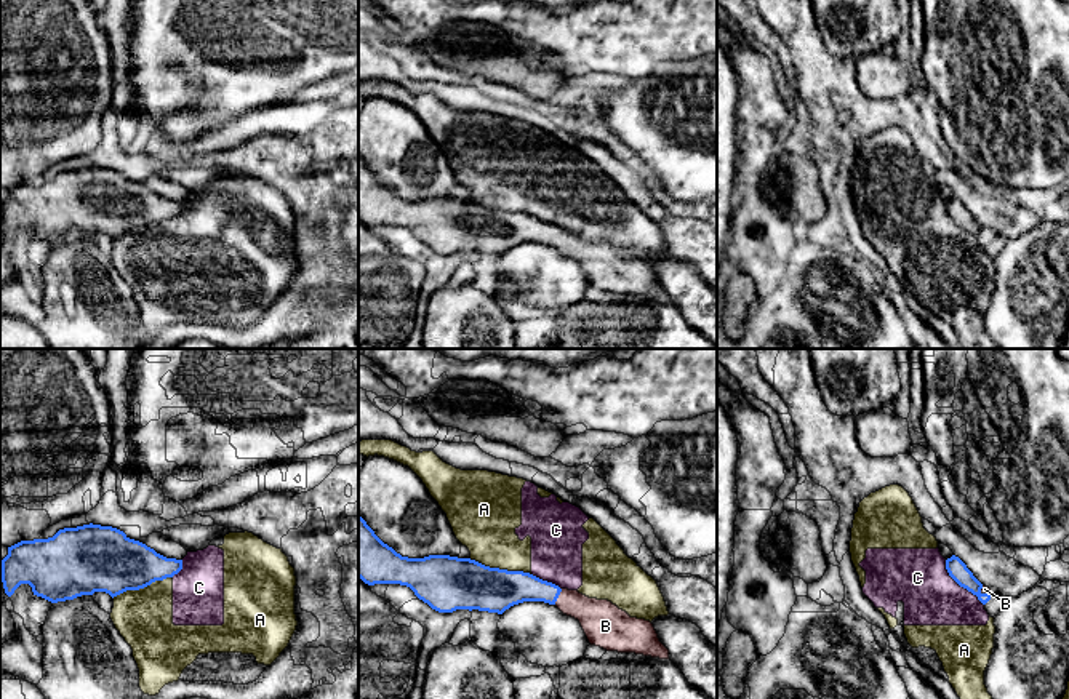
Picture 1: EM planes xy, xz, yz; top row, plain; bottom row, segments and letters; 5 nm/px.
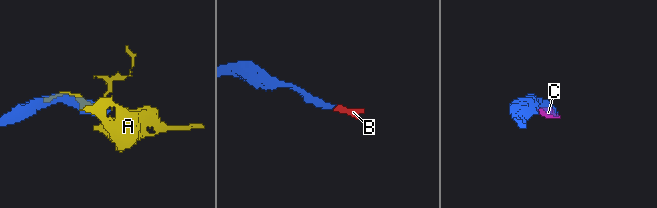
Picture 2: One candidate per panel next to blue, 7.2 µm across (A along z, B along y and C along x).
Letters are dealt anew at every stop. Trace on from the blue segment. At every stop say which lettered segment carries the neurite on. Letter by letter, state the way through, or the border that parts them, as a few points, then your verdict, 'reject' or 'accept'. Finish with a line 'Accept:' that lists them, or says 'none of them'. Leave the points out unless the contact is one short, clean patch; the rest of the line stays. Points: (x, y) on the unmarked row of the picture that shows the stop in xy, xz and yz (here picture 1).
A: along xz (469, 200), (490, 208), (522, 211), (530, 216) | reject
B: across xz (509, 229), (530, 229), (557, 239), (581, 248), (600, 261) | accept
C: along yz (944, 202), (946, 213), (983, 247) | reject
Accept: B

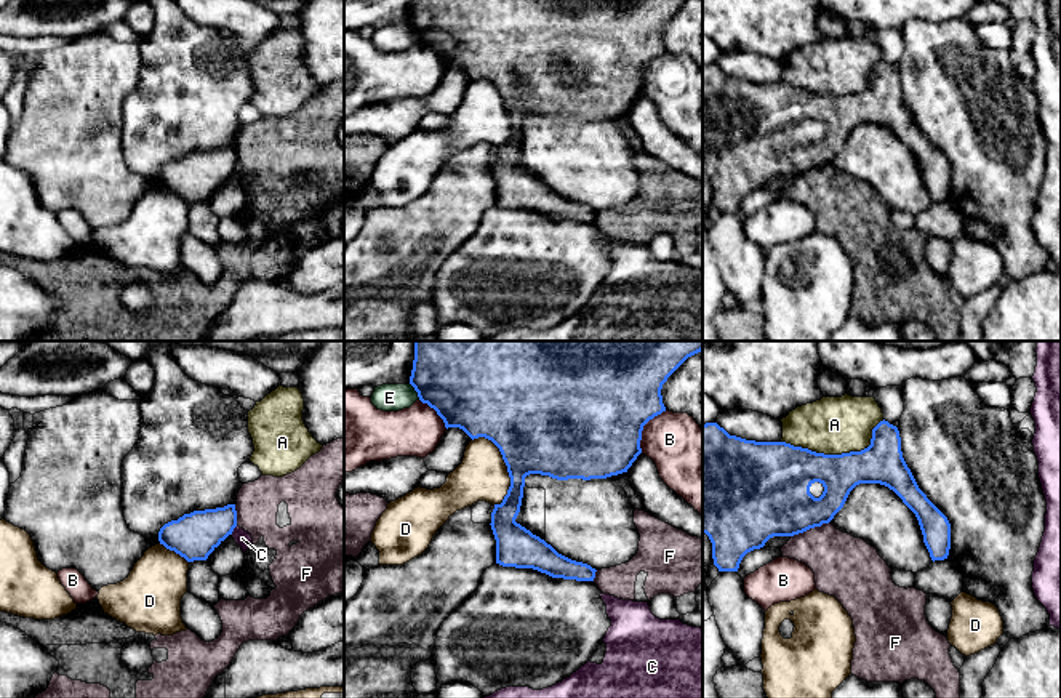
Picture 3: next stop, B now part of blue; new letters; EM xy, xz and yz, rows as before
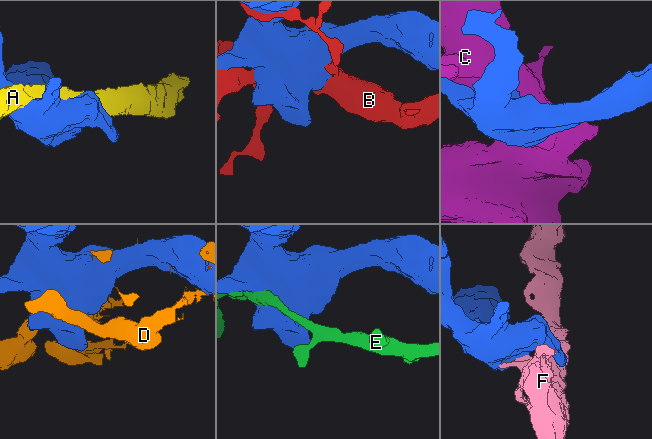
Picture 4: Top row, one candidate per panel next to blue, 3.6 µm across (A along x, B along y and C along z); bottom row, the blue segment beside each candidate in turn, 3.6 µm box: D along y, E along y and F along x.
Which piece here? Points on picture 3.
A: reject
B: reject
C: along xy (237, 167), (231, 175) | reject
D: reject
E: reject
F: reject
Accept: none of them

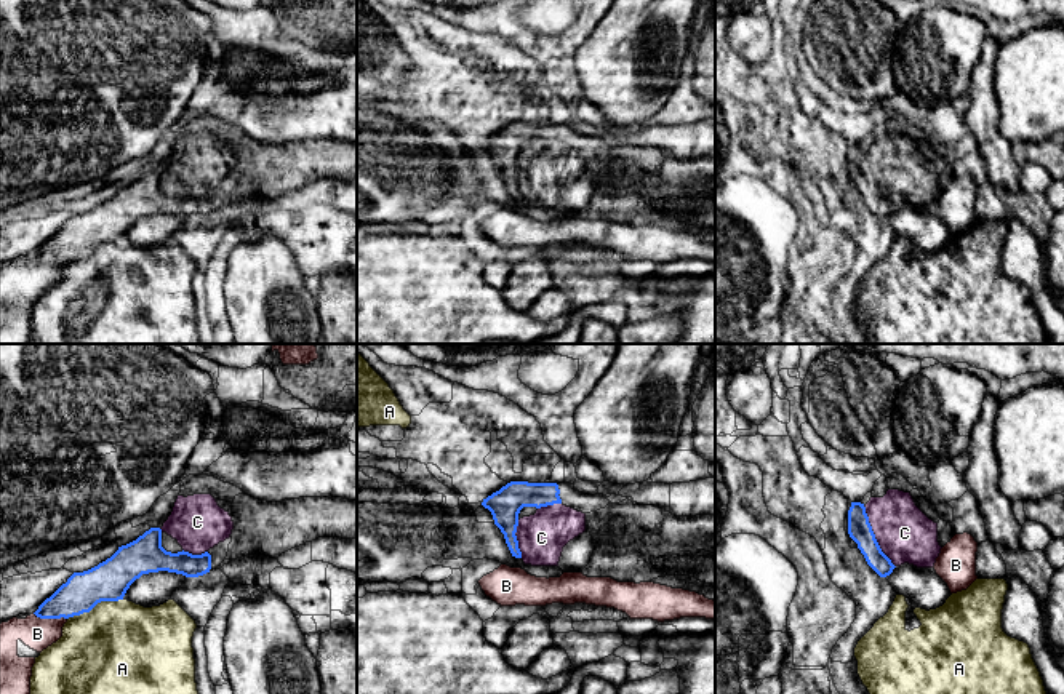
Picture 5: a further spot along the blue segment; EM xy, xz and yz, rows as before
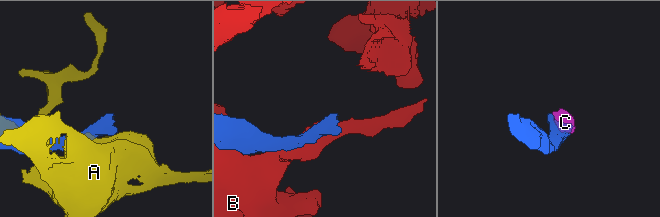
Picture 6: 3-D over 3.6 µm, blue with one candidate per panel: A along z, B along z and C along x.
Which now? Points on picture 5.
A: reject
B: reject
C: across yz (860, 171), (868, 171), (874, 178), (904, 175) | accept
Accept: C

